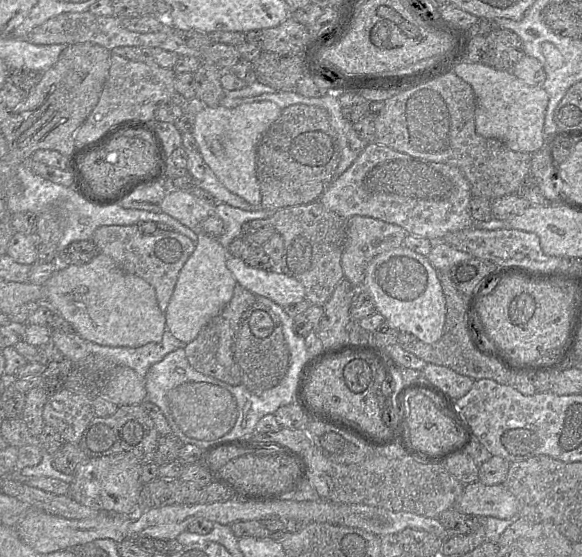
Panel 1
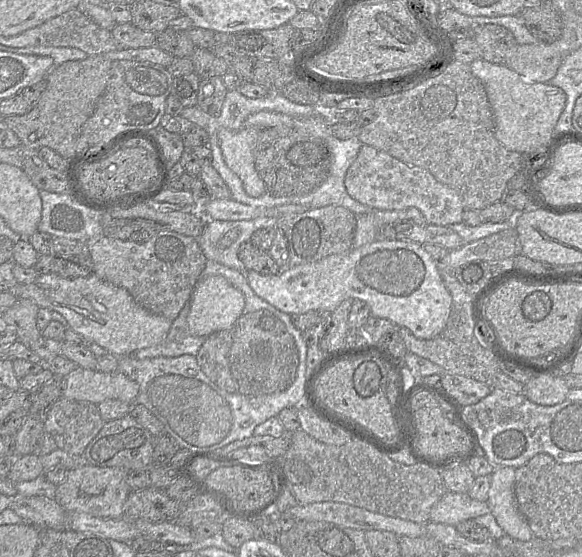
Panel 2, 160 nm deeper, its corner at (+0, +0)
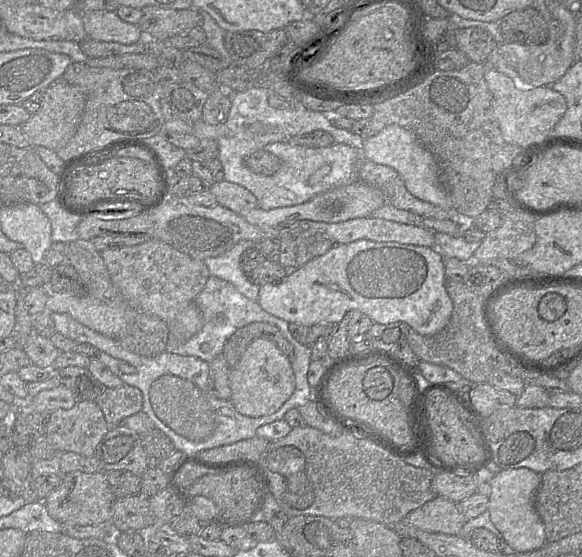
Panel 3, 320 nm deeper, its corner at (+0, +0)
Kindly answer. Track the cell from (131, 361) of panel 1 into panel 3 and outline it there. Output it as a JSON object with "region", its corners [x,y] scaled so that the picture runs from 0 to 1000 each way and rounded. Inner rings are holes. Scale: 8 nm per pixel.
{"region":[[[359,496],[352,515],[337,533],[335,548],[345,558],[351,583],[349,589],[326,610],[306,623],[296,623],[287,612],[285,632],[311,637],[342,641],[361,652],[366,645],[383,636],[390,610],[412,589],[435,578],[459,578],[474,585],[486,603],[498,614],[505,612],[497,594],[493,576],[462,564],[445,548],[414,528],[399,510],[369,496]]]}

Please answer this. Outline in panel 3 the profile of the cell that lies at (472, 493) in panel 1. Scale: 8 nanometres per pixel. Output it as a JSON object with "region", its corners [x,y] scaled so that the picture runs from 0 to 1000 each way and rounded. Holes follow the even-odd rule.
{"region":[[[749,890],[689,935],[732,955],[790,961],[802,934],[787,916],[785,903]]]}

